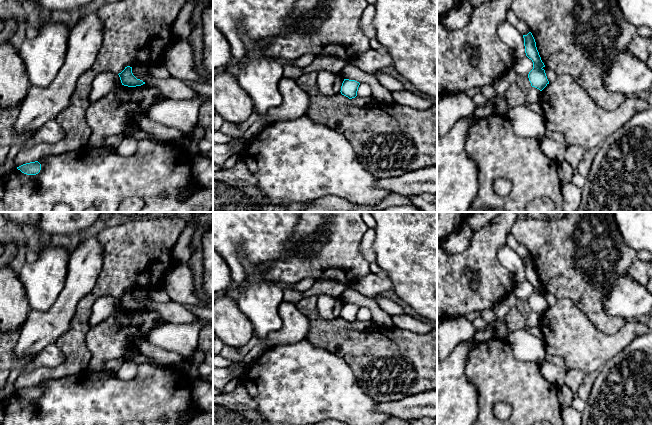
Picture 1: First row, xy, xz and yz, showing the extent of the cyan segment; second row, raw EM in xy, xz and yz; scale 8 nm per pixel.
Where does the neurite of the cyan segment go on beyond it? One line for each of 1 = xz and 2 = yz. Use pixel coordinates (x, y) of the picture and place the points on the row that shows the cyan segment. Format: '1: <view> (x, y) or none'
1: none
2: none

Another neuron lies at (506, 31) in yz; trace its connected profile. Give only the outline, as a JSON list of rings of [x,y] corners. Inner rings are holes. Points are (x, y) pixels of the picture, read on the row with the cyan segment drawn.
[[[507,20],[497,28],[499,38],[513,51],[515,59],[526,56],[523,35]]]

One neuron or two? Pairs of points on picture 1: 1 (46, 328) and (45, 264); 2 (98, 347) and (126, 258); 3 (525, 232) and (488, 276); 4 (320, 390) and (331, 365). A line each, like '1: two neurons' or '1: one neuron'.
1: two neurons
2: two neurons
3: two neurons
4: one neuron

